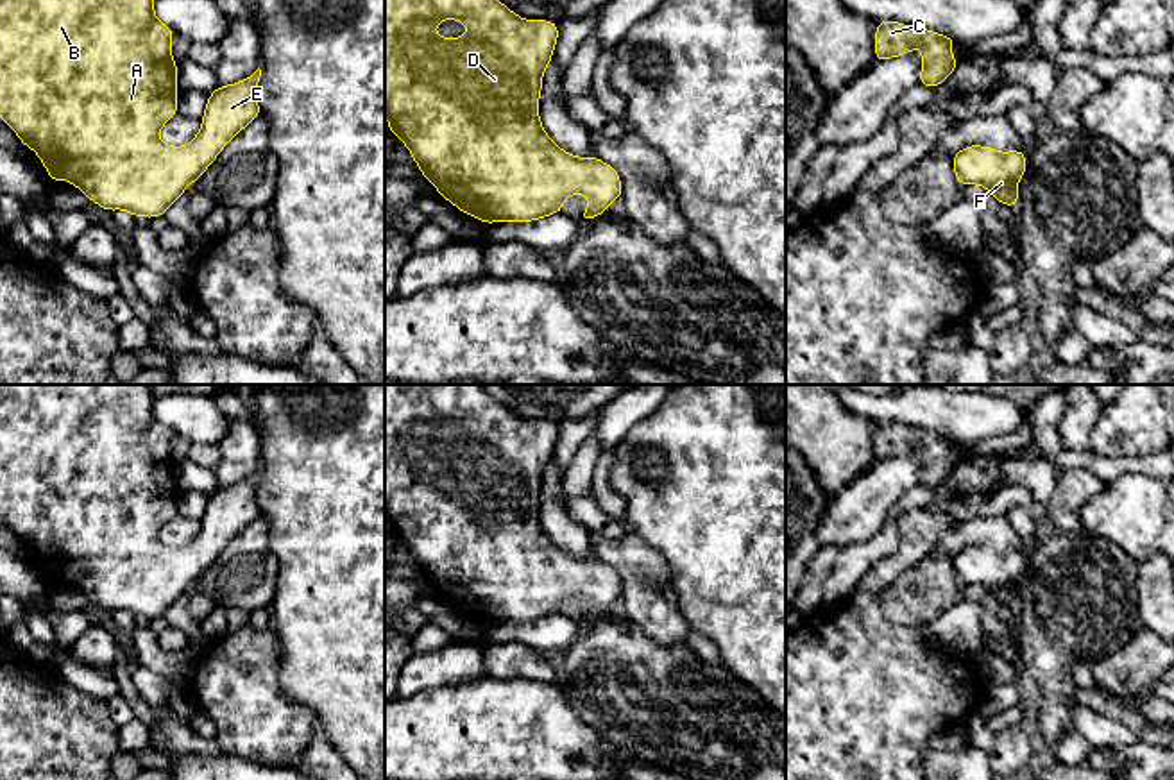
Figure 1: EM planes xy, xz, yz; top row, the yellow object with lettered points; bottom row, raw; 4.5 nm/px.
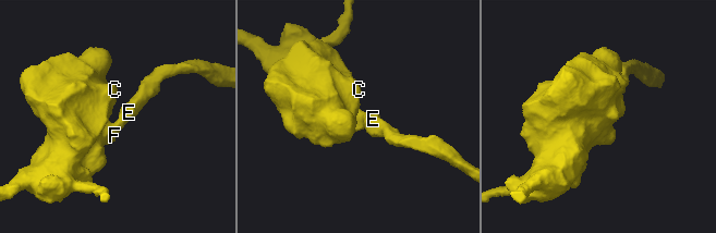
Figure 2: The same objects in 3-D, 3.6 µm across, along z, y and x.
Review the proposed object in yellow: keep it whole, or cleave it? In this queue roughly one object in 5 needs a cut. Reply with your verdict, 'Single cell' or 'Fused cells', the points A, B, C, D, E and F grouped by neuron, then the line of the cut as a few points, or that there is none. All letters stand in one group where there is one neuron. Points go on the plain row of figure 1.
Single cell. Groups: A B C D E F. No split

